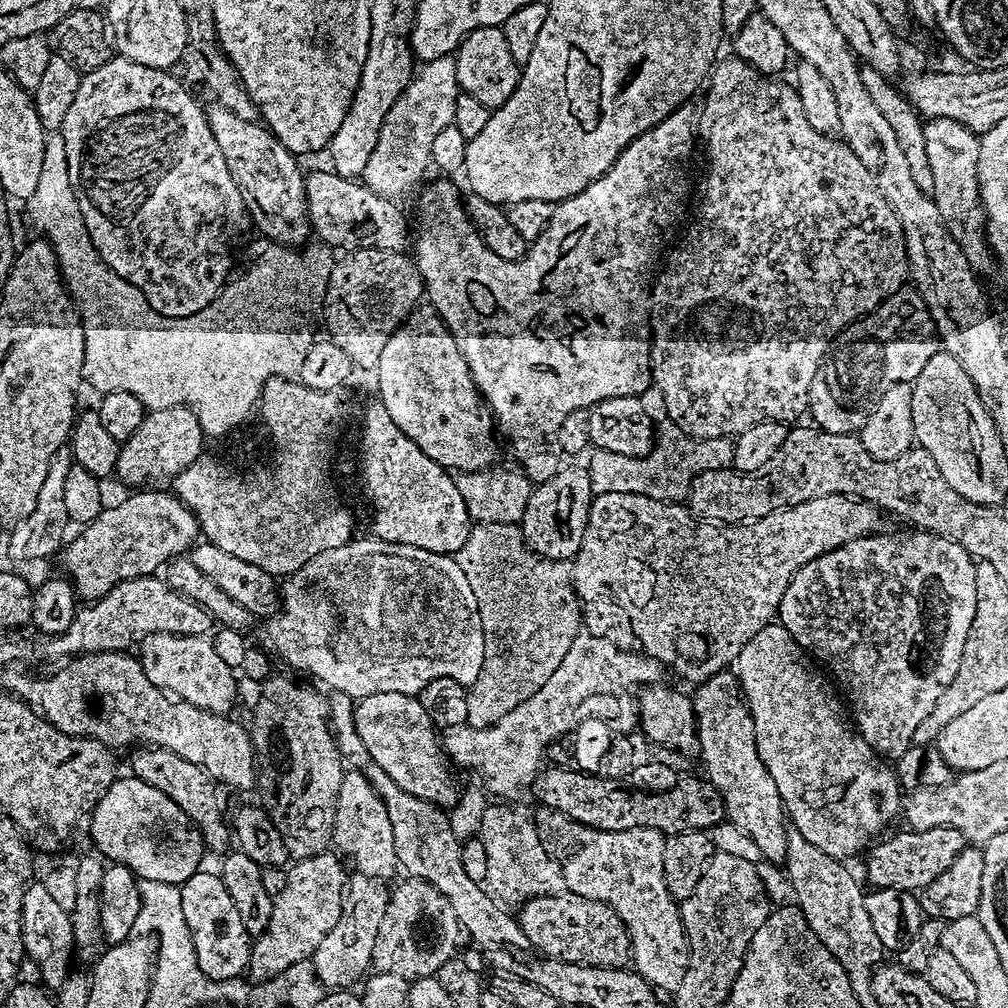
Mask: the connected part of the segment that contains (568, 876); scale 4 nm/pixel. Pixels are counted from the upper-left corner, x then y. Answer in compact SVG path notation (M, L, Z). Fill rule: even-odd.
M544 815L548 816L535 817L536 832L548 855L562 870L565 889L582 898L590 898L610 906L610 910L614 910L618 918L622 918L628 931L632 943L631 967L661 993L675 994L682 978L686 978L688 969L688 935L682 926L679 903L670 894L670 890L666 890L666 882L662 874L662 850L666 839L664 833L653 828L603 832L580 824L577 820L570 820L567 816Z

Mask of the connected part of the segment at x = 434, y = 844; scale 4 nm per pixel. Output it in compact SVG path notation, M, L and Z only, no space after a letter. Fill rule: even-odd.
M329 689L325 695L328 706L329 723L333 730L336 748L339 750L340 762L347 769L366 777L371 788L379 794L387 808L390 826L393 831L394 852L397 865L413 879L430 882L454 907L456 920L461 929L483 946L505 946L514 950L529 947L525 932L519 921L506 912L507 909L485 888L476 884L465 873L460 854L459 841L452 834L448 814L436 804L414 798L406 794L370 758L365 743L358 737L355 720L355 703L352 697L342 691Z

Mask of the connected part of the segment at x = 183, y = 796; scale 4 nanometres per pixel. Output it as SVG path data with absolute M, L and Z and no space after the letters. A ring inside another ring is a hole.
M140 746L133 752L136 753L132 756L131 775L158 790L162 790L162 794L170 797L193 825L198 824L196 828L199 837L201 834L205 846L210 851L218 854L218 856L227 853L232 844L232 830L229 823L227 826L220 812L216 798L216 791L218 790L209 776L194 763L187 762L184 758L178 758L176 754L166 751L164 748Z

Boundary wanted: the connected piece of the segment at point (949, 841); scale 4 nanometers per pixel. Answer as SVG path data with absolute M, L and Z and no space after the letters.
M931 828L921 832L903 831L894 833L889 840L881 839L876 842L881 844L873 843L867 849L868 880L873 889L897 888L907 892L922 890L930 882L934 882L938 874L943 874L950 862L954 862L960 851L966 847L963 834L953 828Z

